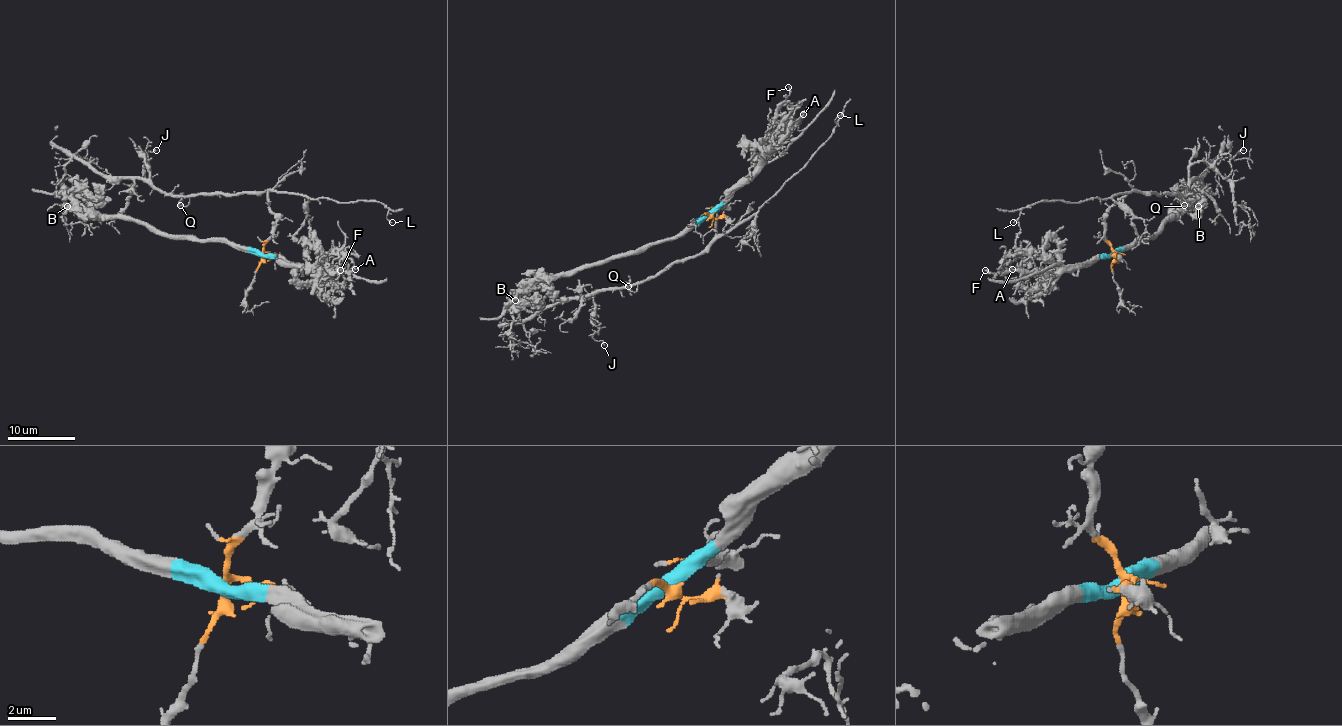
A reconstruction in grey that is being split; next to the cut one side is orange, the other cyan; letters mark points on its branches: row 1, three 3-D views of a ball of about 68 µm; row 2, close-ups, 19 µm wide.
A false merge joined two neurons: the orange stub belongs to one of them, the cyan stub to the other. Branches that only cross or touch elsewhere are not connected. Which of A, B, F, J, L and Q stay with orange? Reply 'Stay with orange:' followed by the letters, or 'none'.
Stay with orange: J, L, Q

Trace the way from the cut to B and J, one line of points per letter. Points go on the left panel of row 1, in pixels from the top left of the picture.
B: (262, 255), (238, 250), (225, 241), (191, 241), (169, 236), (134, 221), (89, 218), (67, 206)
J: (262, 255), (275, 214), (267, 191), (164, 194), (146, 161), (144, 176), (144, 156), (156, 150)

